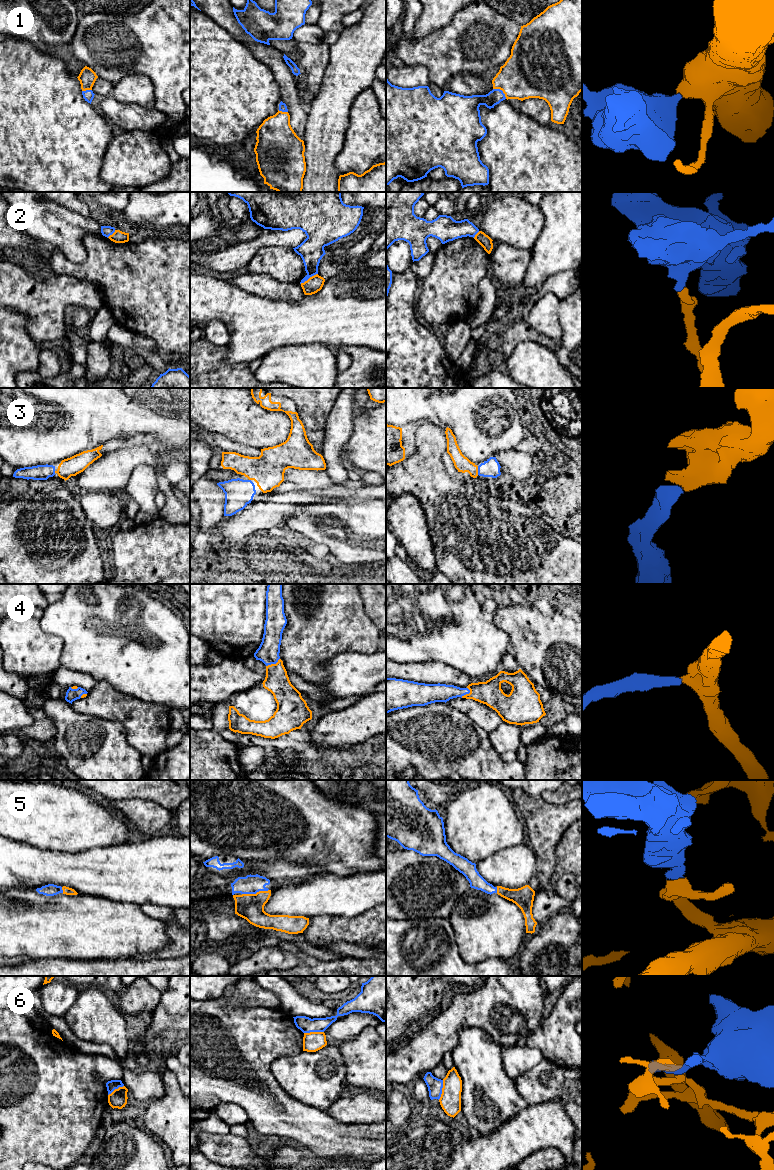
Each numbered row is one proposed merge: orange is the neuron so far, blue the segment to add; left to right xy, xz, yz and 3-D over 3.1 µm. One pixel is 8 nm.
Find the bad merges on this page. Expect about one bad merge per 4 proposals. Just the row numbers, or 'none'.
2, 6

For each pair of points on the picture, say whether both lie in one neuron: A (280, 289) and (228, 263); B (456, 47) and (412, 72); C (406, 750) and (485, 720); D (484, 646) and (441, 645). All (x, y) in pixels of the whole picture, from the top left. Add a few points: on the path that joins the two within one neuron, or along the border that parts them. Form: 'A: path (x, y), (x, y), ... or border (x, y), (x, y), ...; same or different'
A: border (239, 270), (232, 274); different
B: border (405, 64), (424, 65), (430, 82); different
C: border (457, 709), (465, 713), (487, 733); different
D: path (473, 645), (452, 645); same

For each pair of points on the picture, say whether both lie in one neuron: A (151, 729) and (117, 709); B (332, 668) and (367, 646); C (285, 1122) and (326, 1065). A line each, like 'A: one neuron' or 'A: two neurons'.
A: one neuron
B: two neurons
C: two neurons

